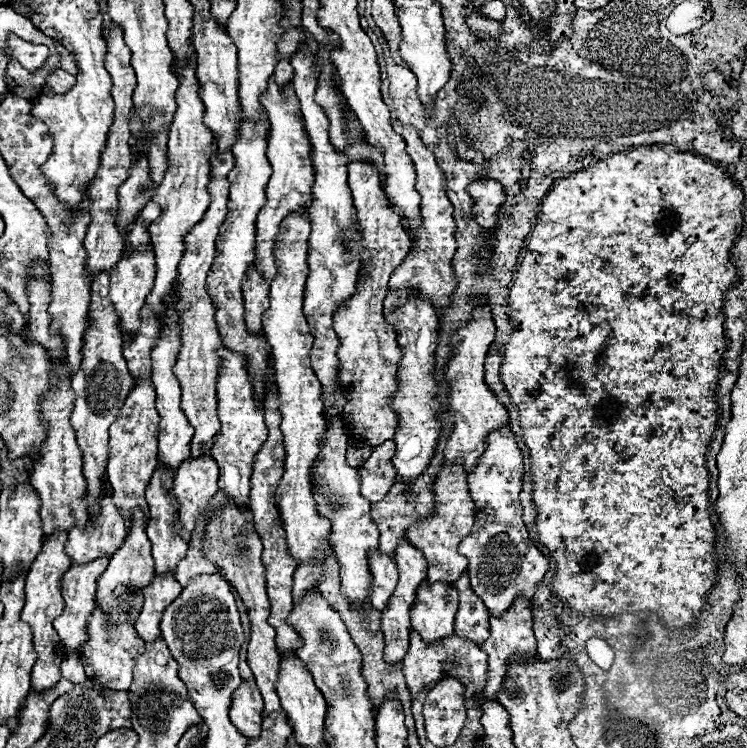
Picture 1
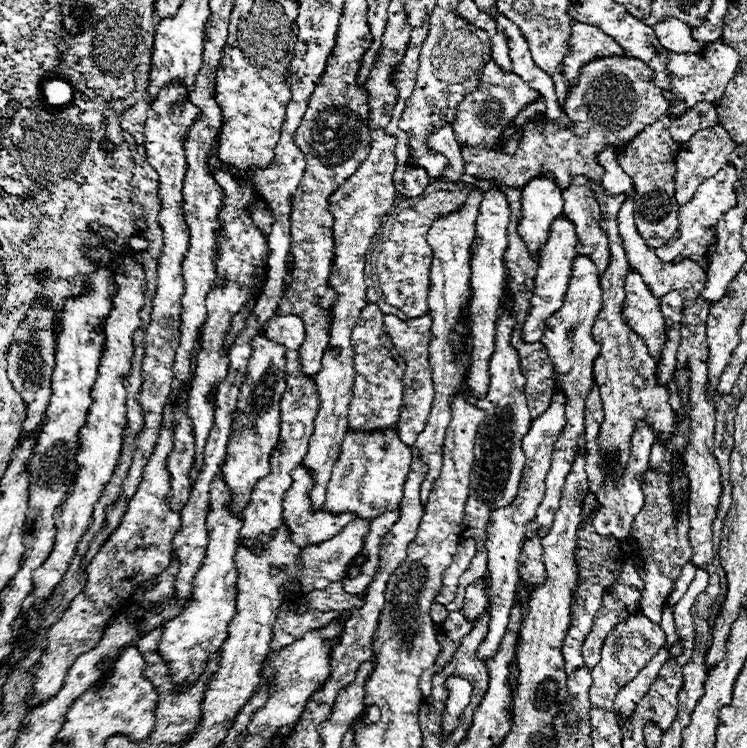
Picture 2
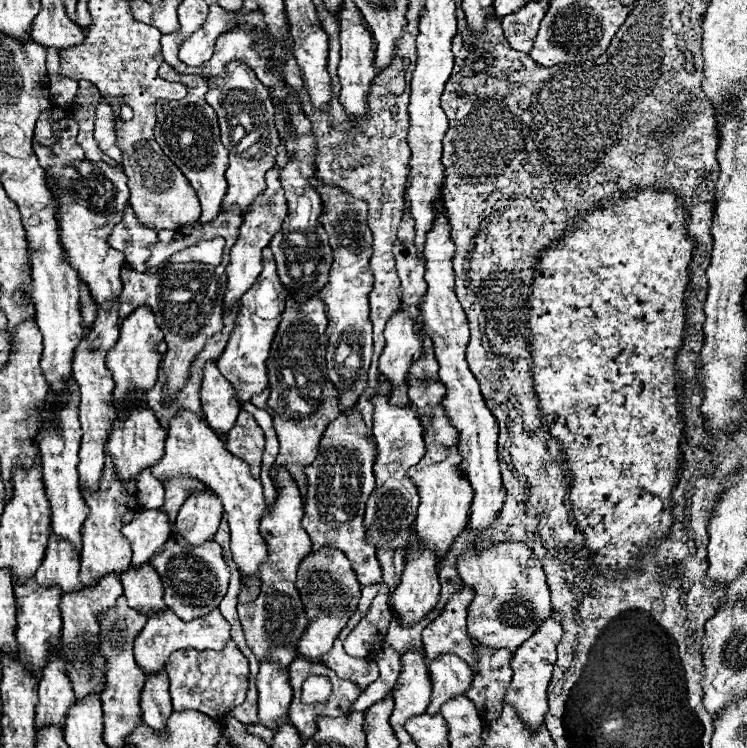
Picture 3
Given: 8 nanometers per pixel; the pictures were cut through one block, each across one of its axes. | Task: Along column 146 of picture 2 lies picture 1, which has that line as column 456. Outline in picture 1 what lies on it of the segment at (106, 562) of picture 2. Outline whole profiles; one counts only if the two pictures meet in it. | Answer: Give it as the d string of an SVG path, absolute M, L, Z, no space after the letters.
M444 464L440 466L440 472L436 474L436 480L432 484L434 492L434 510L428 518L416 520L408 526L408 540L424 552L424 558L428 560L428 582L456 582L456 578L466 570L468 560L458 552L458 544L464 540L464 536L470 534L474 524L474 502L468 496L468 484L466 484L466 472L462 464Z

